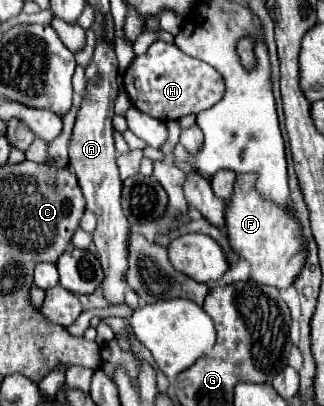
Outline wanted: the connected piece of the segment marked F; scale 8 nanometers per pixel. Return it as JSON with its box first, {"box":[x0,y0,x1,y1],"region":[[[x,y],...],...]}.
{"box":[224,175,302,289],"region":[[[236,175],[234,183],[234,195],[226,203],[224,211],[226,229],[228,229],[228,241],[232,251],[246,259],[250,263],[250,279],[262,285],[272,285],[278,289],[290,287],[298,275],[298,267],[302,267],[302,235],[298,235],[298,219],[294,219],[294,211],[282,211],[280,207],[274,207],[274,203],[262,203],[258,199],[258,191],[254,191],[254,175]]]}

